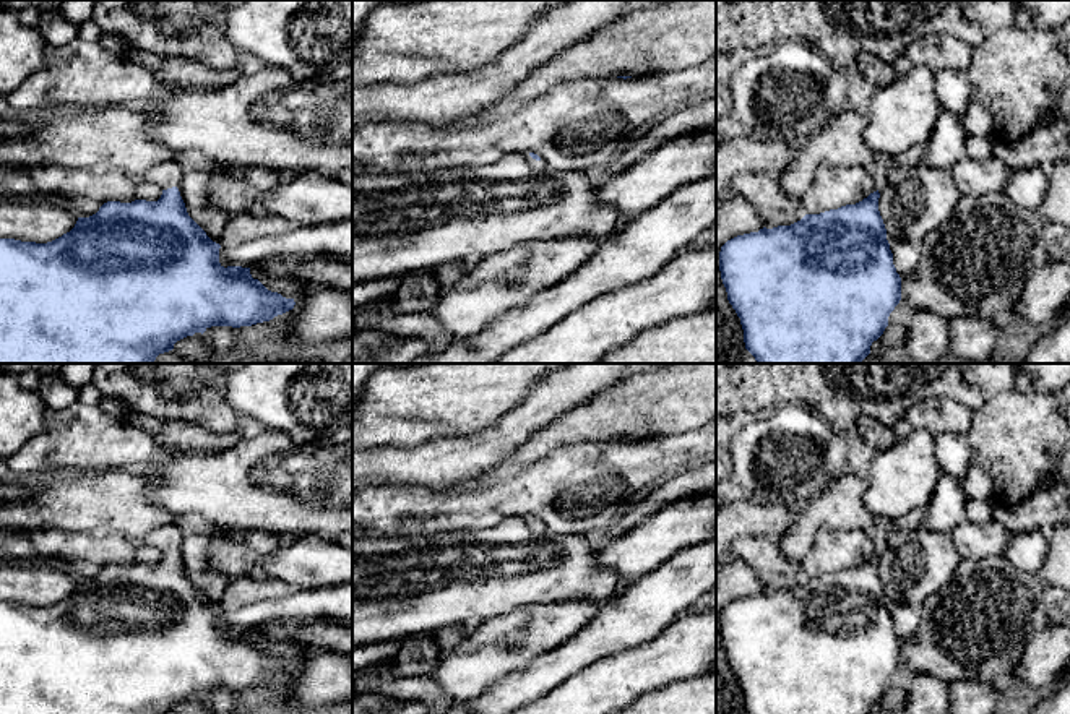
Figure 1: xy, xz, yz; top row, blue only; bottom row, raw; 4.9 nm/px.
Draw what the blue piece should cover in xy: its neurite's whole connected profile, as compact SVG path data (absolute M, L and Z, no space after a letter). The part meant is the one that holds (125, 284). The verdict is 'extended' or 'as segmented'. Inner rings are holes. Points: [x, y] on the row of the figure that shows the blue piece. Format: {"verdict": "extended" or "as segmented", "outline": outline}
{"verdict": "extended", "outline": "M174 159L148 170L141 180L162 187L157 201L135 200L132 203L107 201L89 217L78 217L75 227L62 237L47 242L21 242L0 239L0 363L153 363L159 354L174 349L174 344L195 333L205 333L211 326L252 326L270 321L294 308L294 299L286 299L268 290L258 279L253 279L250 268L227 266L219 263L221 245L213 242L206 232L188 216L179 191L185 172L185 162Z"}

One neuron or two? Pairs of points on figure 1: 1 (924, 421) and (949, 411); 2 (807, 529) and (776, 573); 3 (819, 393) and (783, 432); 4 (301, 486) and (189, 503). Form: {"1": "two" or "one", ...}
{"1": "one", "2": "two", "3": "two", "4": "one"}

